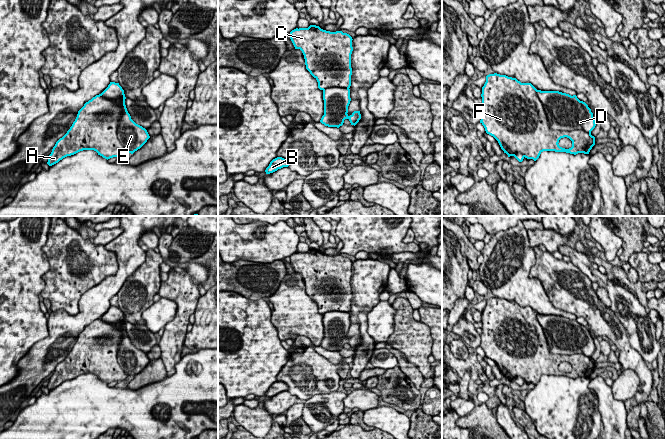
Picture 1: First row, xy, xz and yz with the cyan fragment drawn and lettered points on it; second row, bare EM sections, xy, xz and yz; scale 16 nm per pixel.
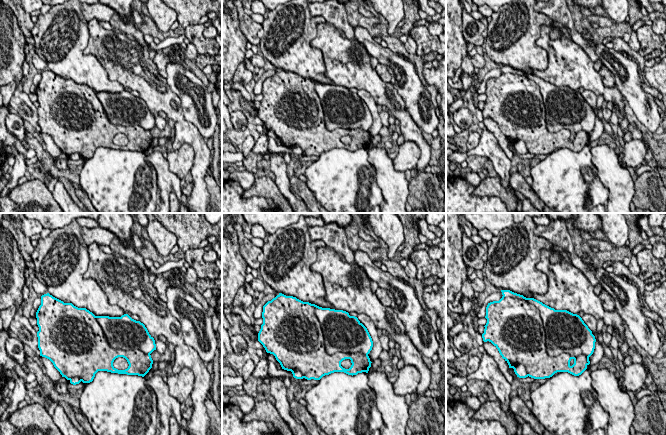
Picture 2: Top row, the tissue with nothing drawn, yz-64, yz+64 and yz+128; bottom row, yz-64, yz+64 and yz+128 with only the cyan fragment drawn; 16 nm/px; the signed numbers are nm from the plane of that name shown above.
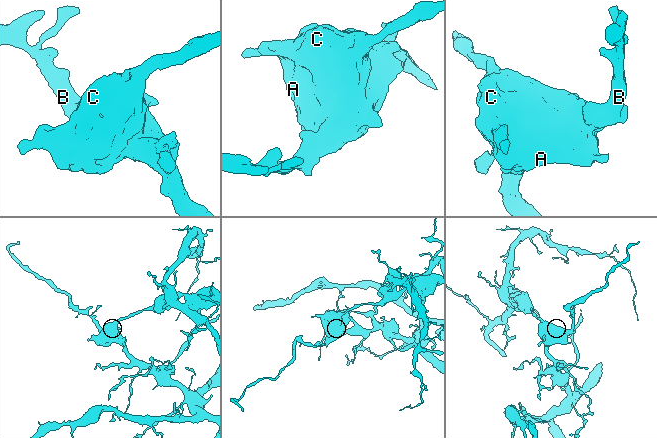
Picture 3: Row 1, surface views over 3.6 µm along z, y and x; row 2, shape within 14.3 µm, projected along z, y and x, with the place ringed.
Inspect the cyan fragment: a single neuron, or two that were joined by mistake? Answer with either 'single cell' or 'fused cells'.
fused cells

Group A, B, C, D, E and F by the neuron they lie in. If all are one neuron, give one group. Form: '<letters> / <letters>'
A C F / B D E

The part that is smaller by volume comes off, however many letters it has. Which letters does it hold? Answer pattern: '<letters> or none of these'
A, C, F

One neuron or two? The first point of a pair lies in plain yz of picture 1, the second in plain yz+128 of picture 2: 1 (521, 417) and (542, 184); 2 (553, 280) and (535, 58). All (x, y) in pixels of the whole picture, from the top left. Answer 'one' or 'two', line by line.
1: two
2: two

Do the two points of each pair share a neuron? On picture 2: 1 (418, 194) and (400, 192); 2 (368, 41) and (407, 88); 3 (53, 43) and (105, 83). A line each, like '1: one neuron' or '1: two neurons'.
1: two neurons
2: one neuron
3: one neuron

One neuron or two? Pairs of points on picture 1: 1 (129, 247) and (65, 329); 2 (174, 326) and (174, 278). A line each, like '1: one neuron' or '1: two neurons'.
1: one neuron
2: one neuron

